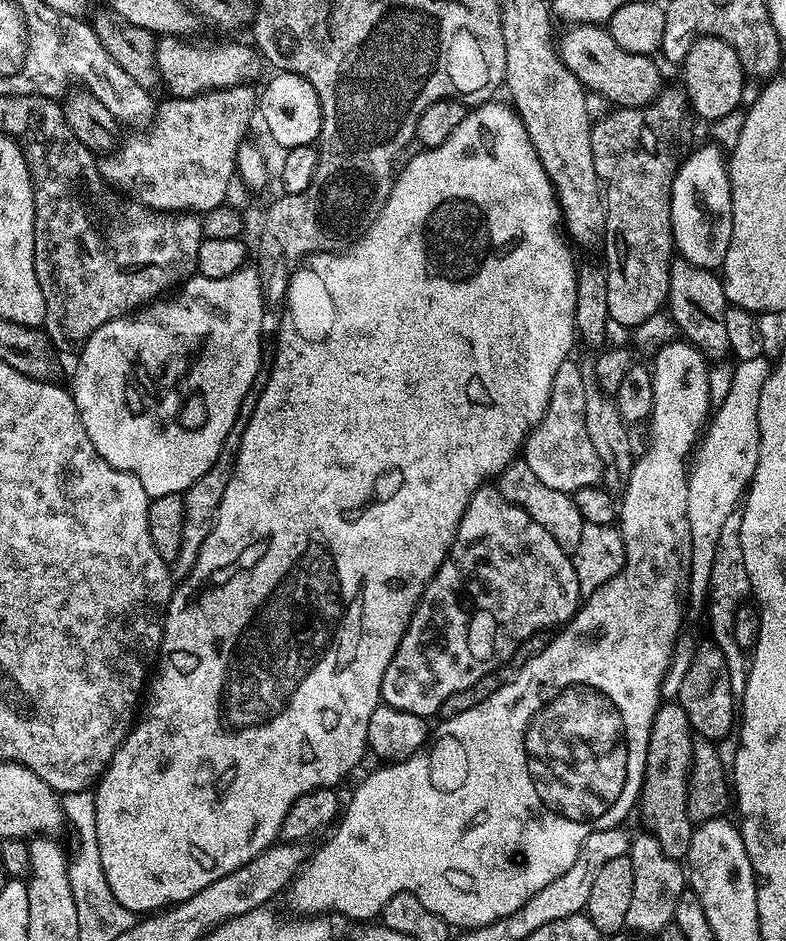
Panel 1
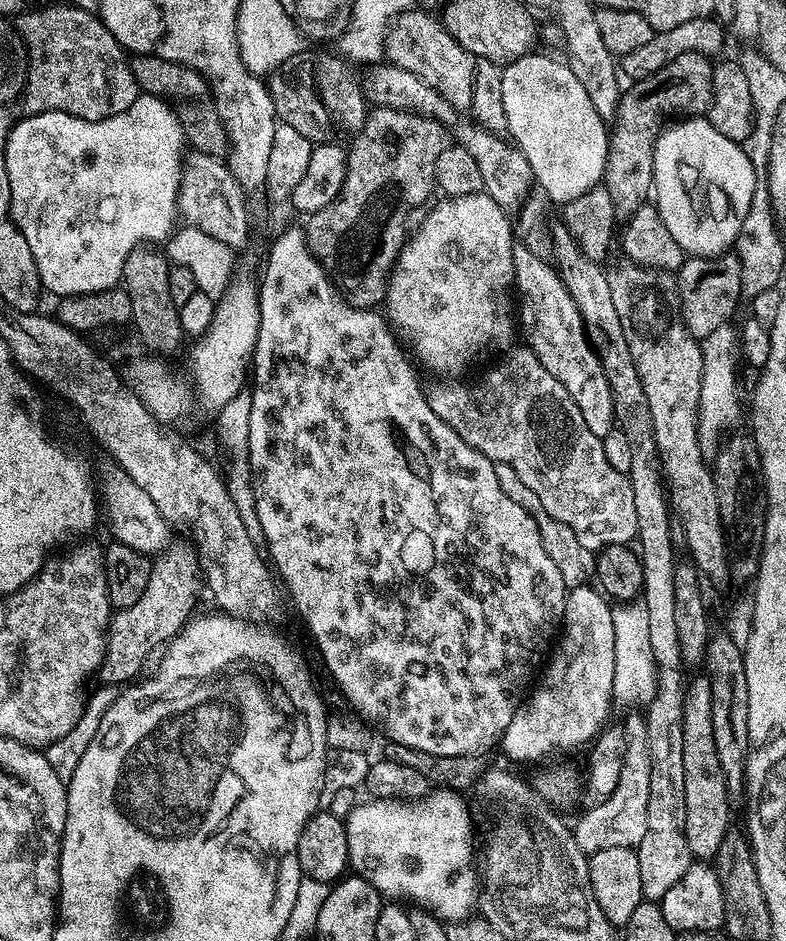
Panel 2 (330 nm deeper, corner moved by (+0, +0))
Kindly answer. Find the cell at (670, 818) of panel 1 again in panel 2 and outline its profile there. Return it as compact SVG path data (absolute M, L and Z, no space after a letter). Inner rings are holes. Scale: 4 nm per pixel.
M700 674L693 684L684 689L682 706L682 758L684 759L684 789L686 790L686 842L693 857L700 862L708 862L718 854L723 836L728 832L728 787L720 784L724 770L718 760L718 750L714 744L712 725L712 699L707 675Z

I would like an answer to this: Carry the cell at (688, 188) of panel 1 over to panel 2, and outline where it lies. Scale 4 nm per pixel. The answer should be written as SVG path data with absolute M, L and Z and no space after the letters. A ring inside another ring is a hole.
M684 118L673 124L676 125L665 127L656 139L652 171L655 206L662 214L662 222L666 222L670 229L674 242L678 242L689 257L720 256L727 253L739 238L743 219L750 210L758 173L743 147L726 138L726 134L718 134L707 119Z

